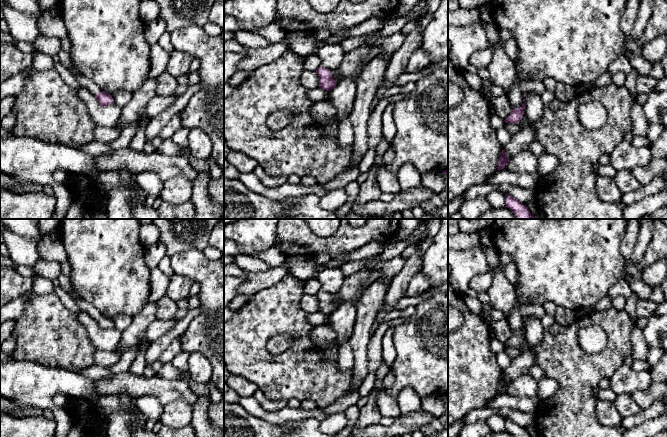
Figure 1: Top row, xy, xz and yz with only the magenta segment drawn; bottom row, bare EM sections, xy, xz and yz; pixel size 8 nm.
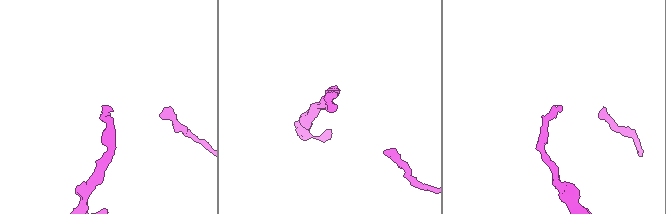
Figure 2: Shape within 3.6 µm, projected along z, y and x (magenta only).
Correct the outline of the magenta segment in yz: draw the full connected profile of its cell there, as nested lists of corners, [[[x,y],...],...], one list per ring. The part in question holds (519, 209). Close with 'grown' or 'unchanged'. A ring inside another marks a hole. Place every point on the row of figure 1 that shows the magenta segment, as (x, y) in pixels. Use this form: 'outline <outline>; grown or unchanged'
outline [[[505,194],[505,202],[506,207],[516,215],[517,219],[534,219],[534,215],[530,213],[526,205],[513,198],[512,196]]]; unchanged

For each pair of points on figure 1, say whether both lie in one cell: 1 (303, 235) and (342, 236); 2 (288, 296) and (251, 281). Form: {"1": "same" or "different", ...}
{"1": "same", "2": "different"}

